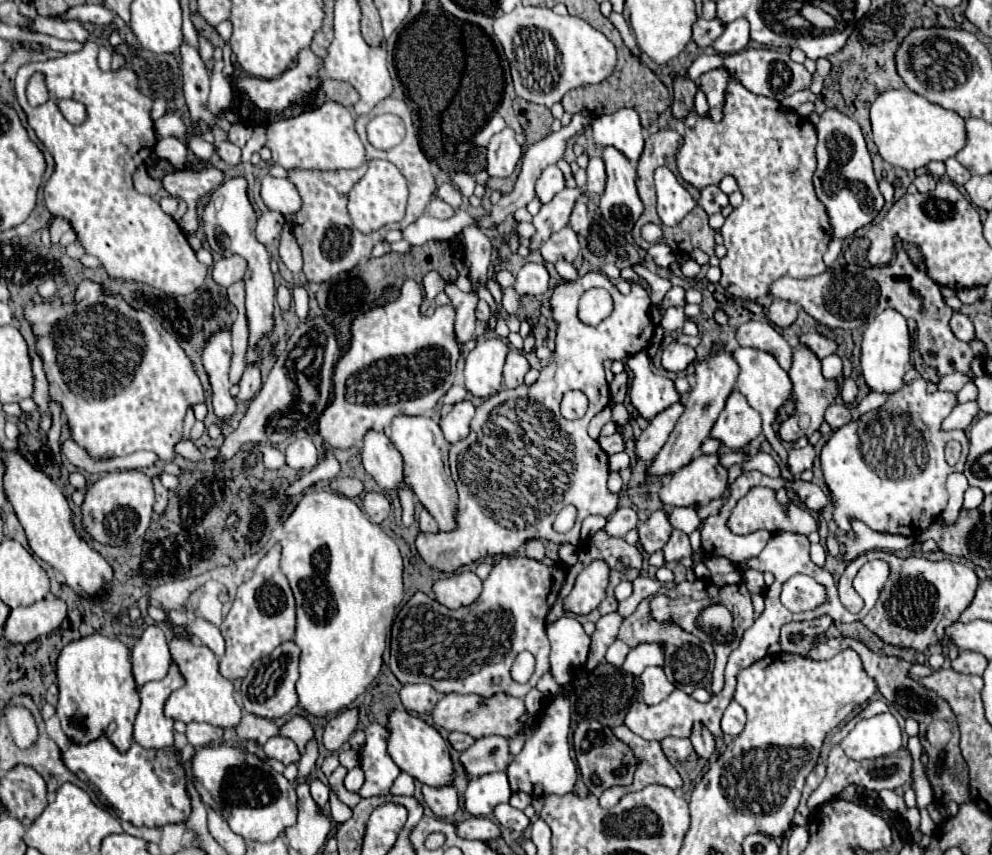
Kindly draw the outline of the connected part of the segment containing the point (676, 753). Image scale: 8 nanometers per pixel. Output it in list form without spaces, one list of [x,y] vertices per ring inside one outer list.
[[[669,737],[669,739],[661,741],[661,747],[663,747],[665,757],[671,763],[683,761],[683,759],[687,759],[693,753],[693,745],[691,745],[689,739],[673,739],[673,737]]]

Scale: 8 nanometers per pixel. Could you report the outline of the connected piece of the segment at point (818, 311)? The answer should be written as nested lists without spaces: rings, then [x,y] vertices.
[[[897,247],[897,253],[891,259],[891,263],[883,267],[853,265],[853,267],[827,269],[825,273],[807,279],[793,279],[793,277],[779,279],[771,287],[771,295],[777,299],[799,303],[799,307],[805,309],[815,321],[839,329],[863,327],[873,317],[877,317],[885,307],[893,307],[903,317],[915,319],[919,327],[919,345],[917,345],[919,353],[929,367],[937,369],[939,377],[945,377],[955,371],[965,371],[973,375],[973,371],[969,369],[973,353],[969,345],[959,341],[949,327],[953,311],[945,305],[939,287],[915,267],[915,263],[911,261],[909,253],[903,247]]]

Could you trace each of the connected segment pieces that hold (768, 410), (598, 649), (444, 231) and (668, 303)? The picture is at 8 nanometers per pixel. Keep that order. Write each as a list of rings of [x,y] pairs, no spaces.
[[[739,347],[735,351],[737,355],[737,363],[741,367],[739,371],[739,379],[737,379],[737,389],[745,395],[745,399],[749,401],[749,405],[759,411],[759,415],[762,417],[762,433],[767,438],[773,449],[778,453],[781,461],[787,468],[788,451],[782,446],[782,442],[779,439],[777,433],[772,428],[772,423],[777,419],[777,411],[779,407],[789,399],[791,391],[793,391],[793,385],[791,385],[791,379],[789,375],[779,367],[779,363],[773,359],[773,355],[765,355],[765,351],[753,351],[749,347]]]
[[[615,611],[615,613],[609,613],[609,615],[603,615],[599,621],[597,621],[597,629],[595,633],[591,635],[591,651],[589,651],[589,659],[585,663],[585,669],[587,671],[593,671],[597,667],[597,663],[605,657],[605,651],[607,647],[617,639],[617,631],[619,631],[619,625],[621,625],[623,617]]]
[[[455,209],[455,215],[445,221],[423,215],[403,231],[403,239],[409,241],[411,245],[423,245],[431,239],[451,239],[461,233],[461,227],[465,227],[465,223],[477,223],[477,221],[461,209]]]
[[[671,287],[671,291],[663,299],[665,307],[685,307],[685,289],[683,287]]]

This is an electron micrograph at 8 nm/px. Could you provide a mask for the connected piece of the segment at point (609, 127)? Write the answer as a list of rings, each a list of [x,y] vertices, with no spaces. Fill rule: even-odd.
[[[623,107],[613,115],[599,115],[593,121],[593,137],[599,147],[617,147],[631,163],[637,163],[643,151],[645,131],[635,109]]]

